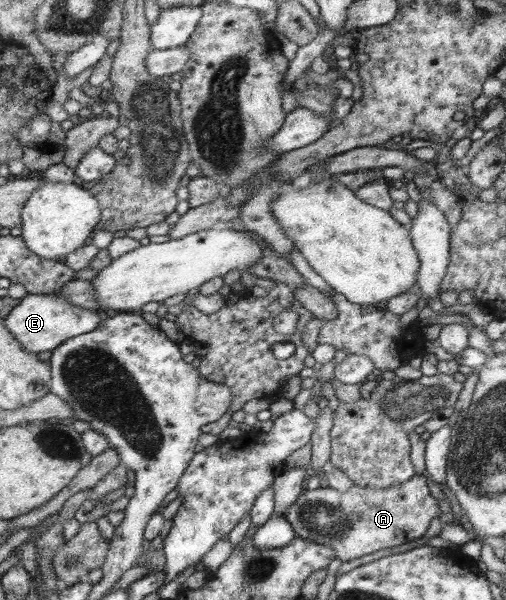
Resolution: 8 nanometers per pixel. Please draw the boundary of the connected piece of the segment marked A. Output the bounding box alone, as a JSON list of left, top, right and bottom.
[285,474,440,562]

